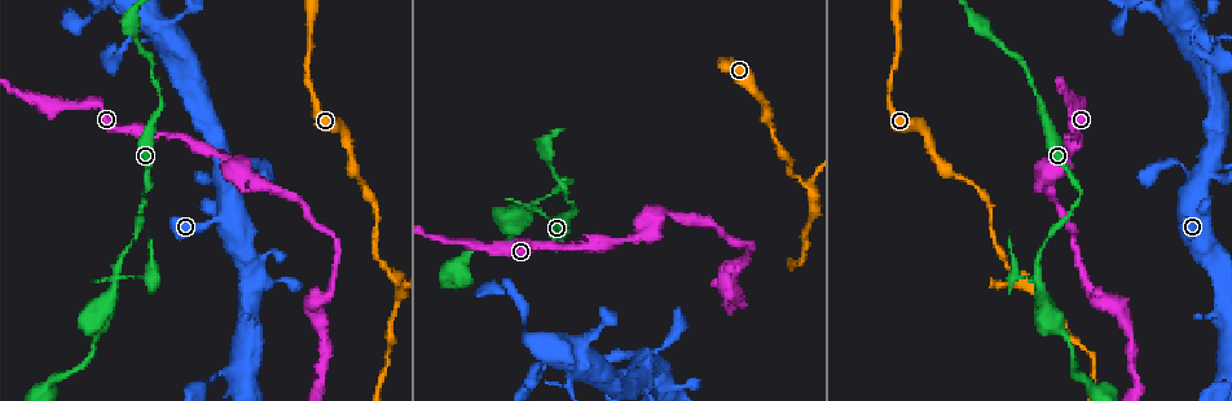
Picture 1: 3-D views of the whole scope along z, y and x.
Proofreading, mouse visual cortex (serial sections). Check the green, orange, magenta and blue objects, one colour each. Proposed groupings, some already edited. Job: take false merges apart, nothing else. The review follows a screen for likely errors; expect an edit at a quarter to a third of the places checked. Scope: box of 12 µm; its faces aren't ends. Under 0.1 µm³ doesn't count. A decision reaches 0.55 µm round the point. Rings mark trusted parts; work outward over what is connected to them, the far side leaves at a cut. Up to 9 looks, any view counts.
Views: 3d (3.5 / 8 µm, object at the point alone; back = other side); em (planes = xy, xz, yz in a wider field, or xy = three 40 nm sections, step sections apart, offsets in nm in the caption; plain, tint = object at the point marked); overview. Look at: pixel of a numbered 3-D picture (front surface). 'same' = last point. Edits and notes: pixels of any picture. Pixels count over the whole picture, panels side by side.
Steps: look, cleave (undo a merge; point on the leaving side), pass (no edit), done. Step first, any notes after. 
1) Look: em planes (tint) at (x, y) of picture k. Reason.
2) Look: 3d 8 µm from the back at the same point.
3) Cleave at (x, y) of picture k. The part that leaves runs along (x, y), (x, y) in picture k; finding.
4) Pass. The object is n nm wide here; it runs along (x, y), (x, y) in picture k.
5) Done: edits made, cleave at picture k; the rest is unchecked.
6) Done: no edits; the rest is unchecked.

Look: 3d 3.5 µm at (1040, 283) of picture 1. Calibre changes.

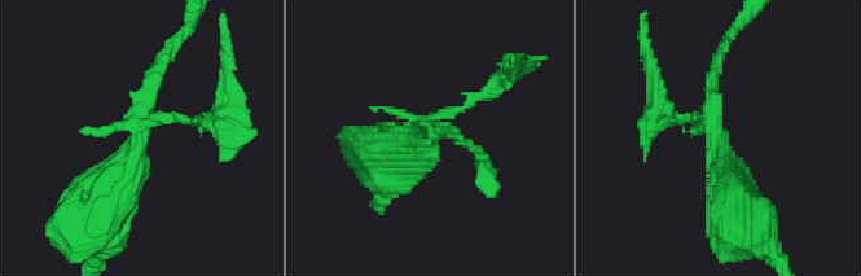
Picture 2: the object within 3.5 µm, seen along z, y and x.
Look: em xy step 3 (tint) at (717, 142) of picture 2. Need the tissue.

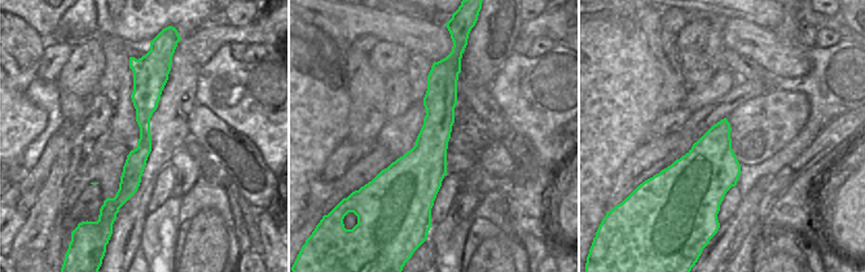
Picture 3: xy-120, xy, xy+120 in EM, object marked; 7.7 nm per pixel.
Pass. One cell here.

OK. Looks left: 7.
Look: 3d 8 µm from the back at (658, 209) of picture 1. Sharp bend.

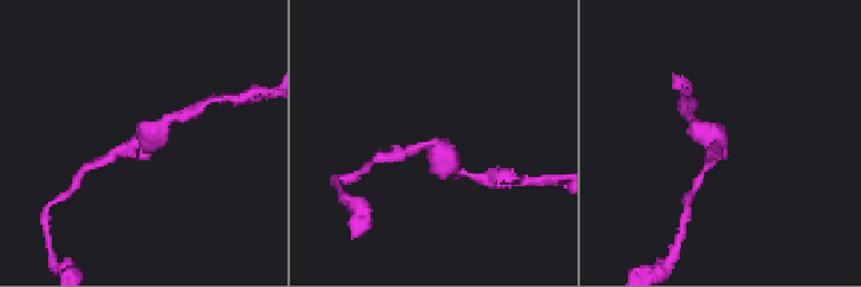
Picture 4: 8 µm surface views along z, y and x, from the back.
Look: em xy step 5 (tint) at (142, 141) of picture 4. Shape alone is not enough.

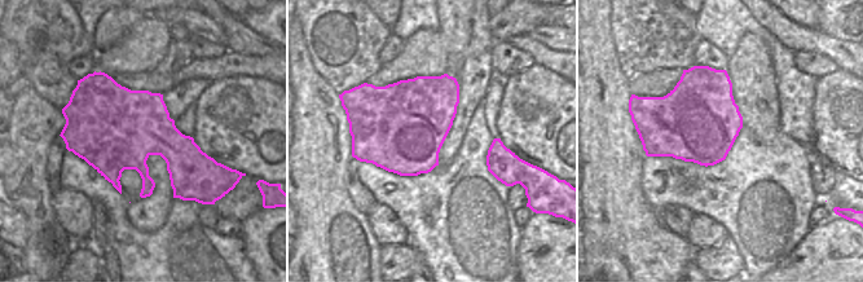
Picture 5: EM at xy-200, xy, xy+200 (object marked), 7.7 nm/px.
Pass. It runs along (159, 126), (146, 140), (109, 157) in picture 4; one cell here.

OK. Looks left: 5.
Look: 3d 3.5 µm at (1009, 269) of picture 1.

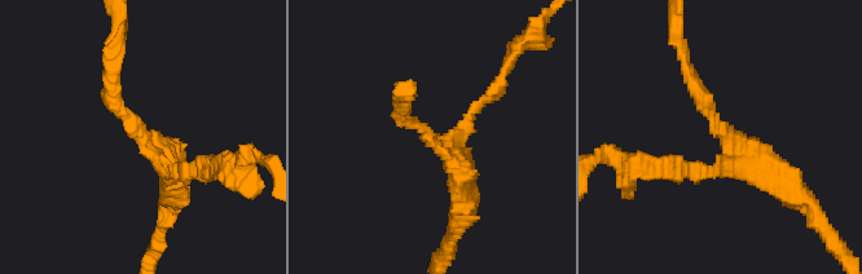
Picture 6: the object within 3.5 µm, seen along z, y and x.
Look: em xy step 3 (tint) at (726, 137) of picture 6. 3 arms meet here; the arms are 150, 200, 300 nm wide.

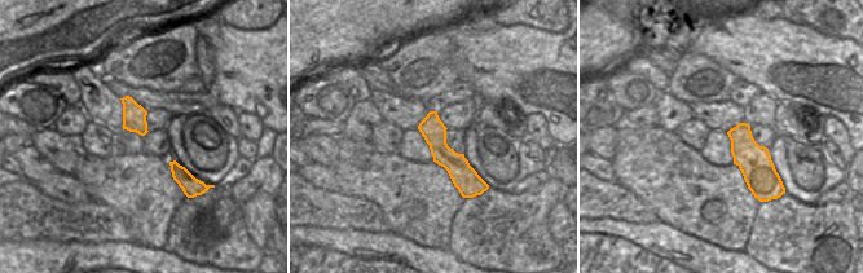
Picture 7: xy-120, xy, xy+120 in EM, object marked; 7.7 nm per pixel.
Pass. The object is 190 nm wide here; it runs along (432, 114), (439, 149), (474, 189) in picture 7; all the same cell.

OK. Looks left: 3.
Look: 3d 3.5 µm at (571, 386) of picture 1. Calibre changes.

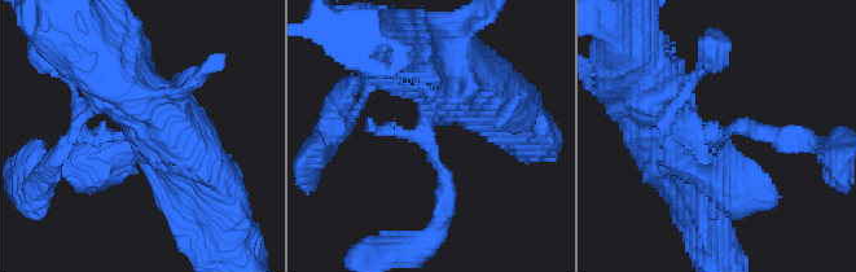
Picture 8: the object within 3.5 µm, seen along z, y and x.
Look: em xy step 1 (tint) at (719, 133) of picture 8.

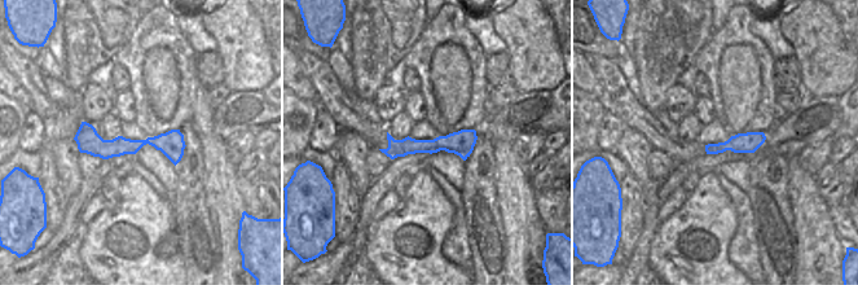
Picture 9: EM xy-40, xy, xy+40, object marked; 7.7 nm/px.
Pass. It runs along (78, 137), (95, 145), (181, 145) in picture 9; all the same cell.

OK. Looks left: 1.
Done: no edits; the rest is unchecked.

